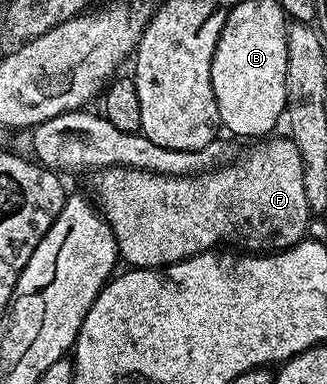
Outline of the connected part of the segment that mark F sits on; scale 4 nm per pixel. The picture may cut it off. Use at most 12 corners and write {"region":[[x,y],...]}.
{"region":[[289,137],[199,175],[92,172],[133,269],[230,243],[286,251],[311,218]]}

